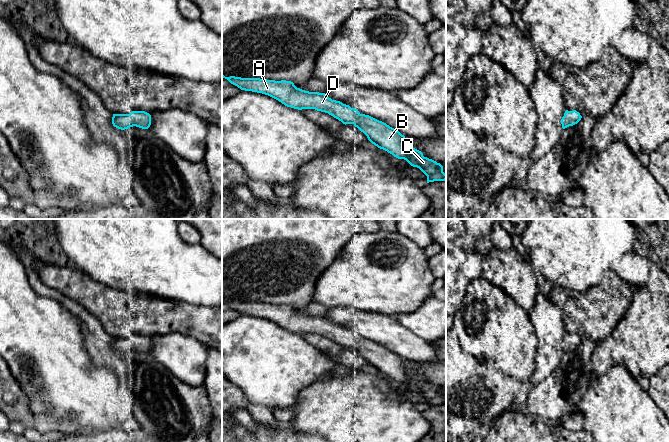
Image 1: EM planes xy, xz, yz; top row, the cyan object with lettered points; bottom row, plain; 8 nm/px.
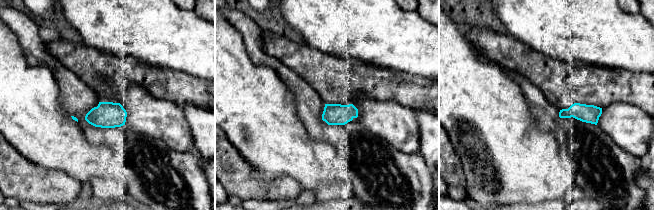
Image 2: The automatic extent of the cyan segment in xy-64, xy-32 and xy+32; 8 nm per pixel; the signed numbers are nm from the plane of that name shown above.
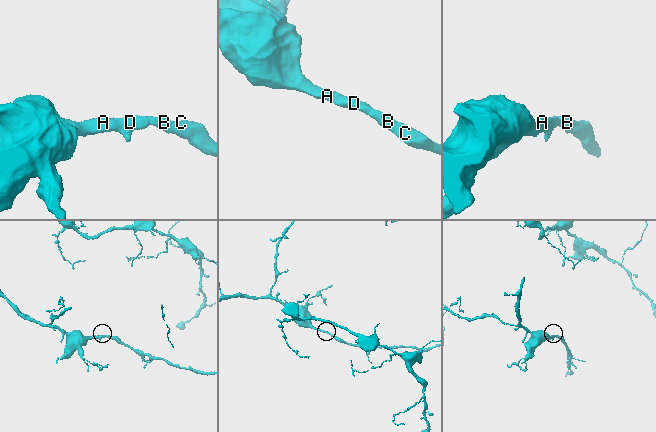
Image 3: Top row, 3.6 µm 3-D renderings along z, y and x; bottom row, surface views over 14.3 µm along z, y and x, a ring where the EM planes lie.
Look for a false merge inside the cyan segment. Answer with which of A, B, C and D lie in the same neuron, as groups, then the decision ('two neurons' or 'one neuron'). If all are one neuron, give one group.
A B C D | one neuron

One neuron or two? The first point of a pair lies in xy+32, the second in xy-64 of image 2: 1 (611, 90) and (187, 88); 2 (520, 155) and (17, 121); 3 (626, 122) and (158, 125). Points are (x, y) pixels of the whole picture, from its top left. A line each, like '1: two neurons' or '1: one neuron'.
1: one neuron
2: one neuron
3: one neuron

